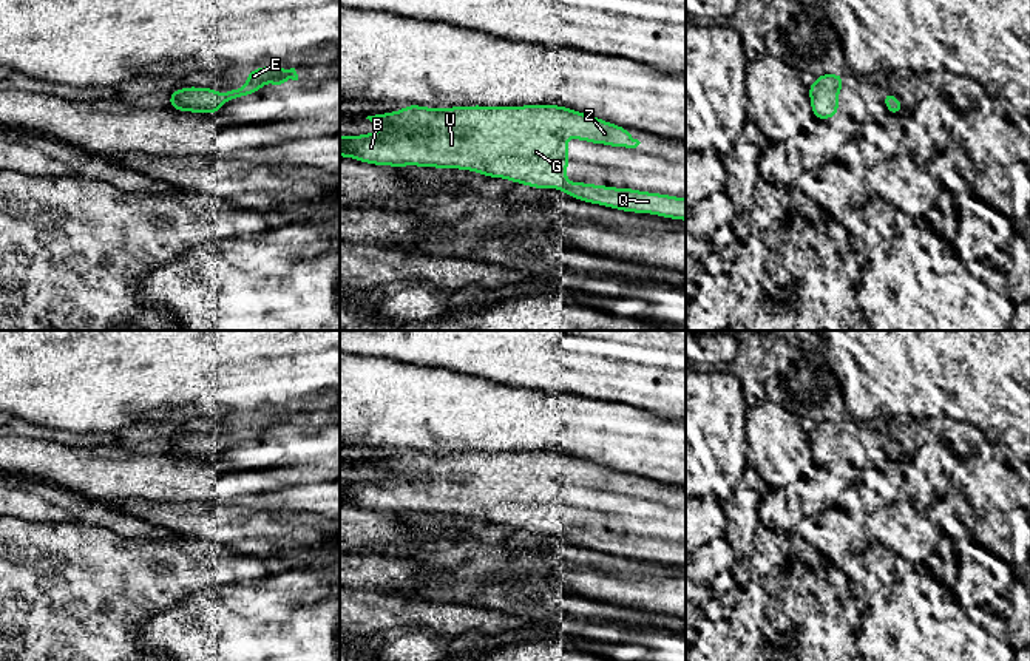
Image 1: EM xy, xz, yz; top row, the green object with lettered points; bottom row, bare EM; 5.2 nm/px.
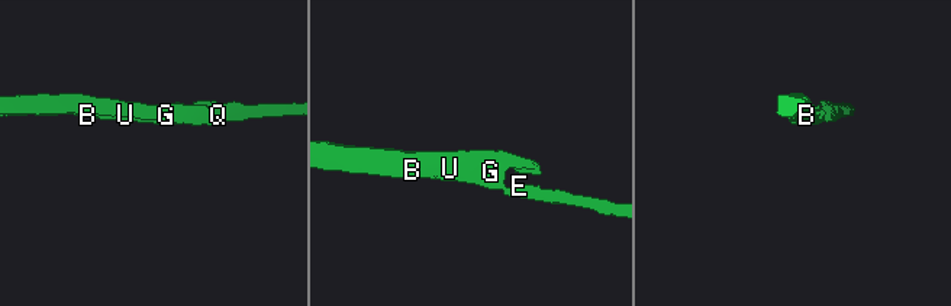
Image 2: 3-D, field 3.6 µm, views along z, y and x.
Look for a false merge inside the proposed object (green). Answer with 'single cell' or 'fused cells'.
single cell

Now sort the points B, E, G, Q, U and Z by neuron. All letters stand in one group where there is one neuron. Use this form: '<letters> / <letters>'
B E G Q U Z

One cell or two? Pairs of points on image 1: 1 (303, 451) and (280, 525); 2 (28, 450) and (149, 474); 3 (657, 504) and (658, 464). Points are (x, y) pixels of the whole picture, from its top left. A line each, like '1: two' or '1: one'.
1: two
2: one
3: two

